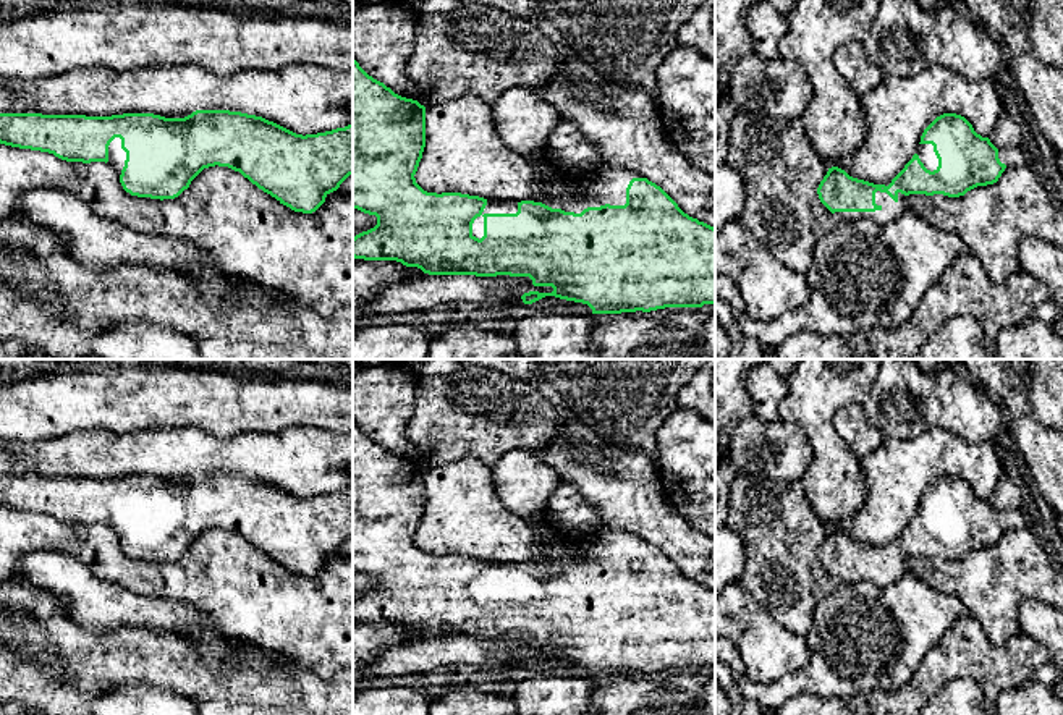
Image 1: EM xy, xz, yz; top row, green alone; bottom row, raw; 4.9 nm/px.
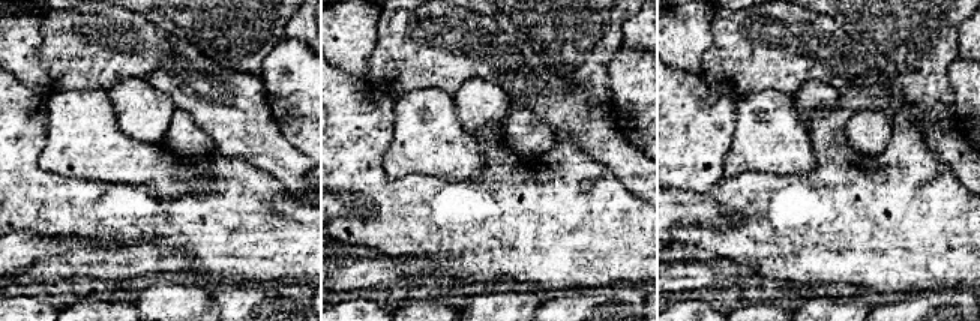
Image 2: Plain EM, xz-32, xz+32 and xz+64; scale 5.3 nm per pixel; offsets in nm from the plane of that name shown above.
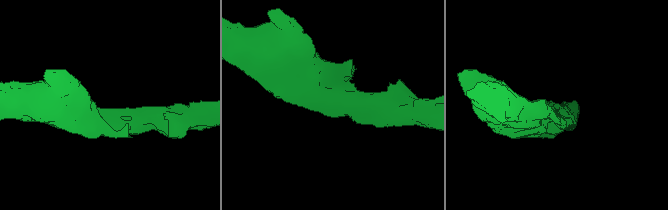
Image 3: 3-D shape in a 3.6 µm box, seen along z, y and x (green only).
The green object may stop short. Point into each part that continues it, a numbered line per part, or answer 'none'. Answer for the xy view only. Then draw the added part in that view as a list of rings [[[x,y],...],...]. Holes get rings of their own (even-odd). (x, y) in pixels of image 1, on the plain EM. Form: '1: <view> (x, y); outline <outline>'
1: xy (117, 518); outline [[[115,500],[108,508],[108,524],[118,537],[121,537],[121,532],[125,529],[126,514],[121,511],[121,501]]]

